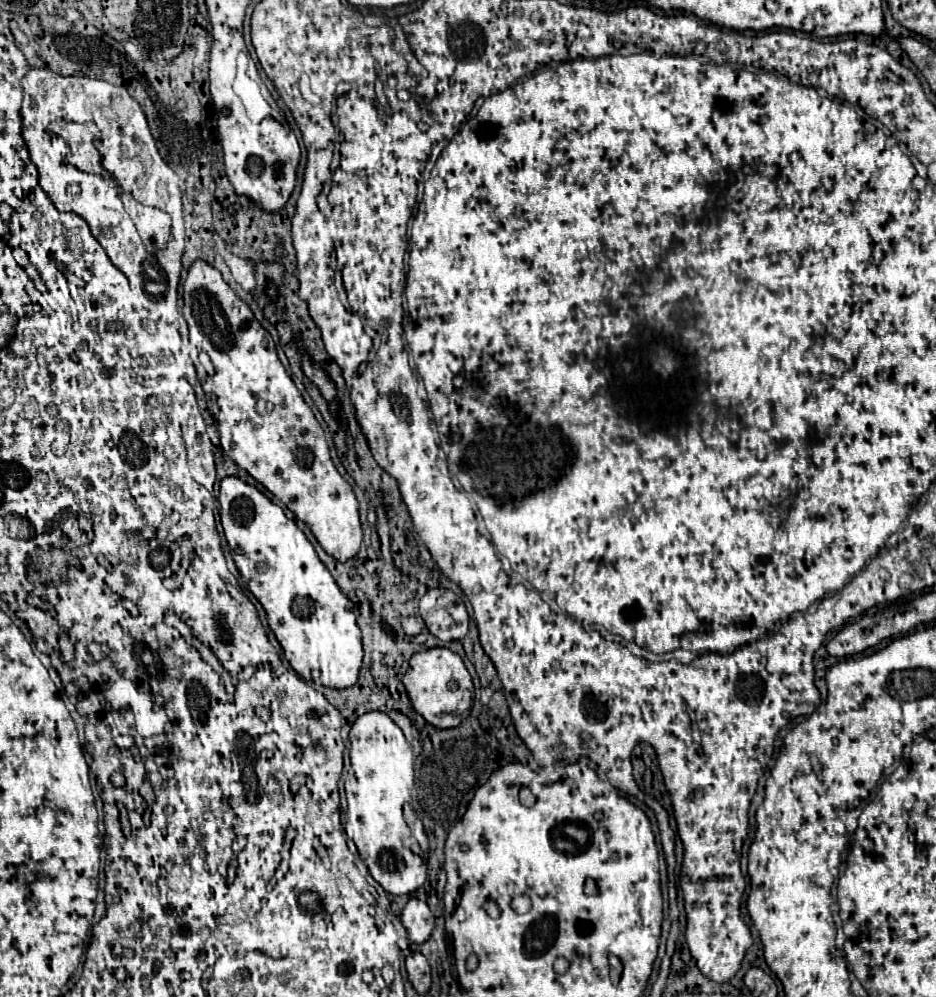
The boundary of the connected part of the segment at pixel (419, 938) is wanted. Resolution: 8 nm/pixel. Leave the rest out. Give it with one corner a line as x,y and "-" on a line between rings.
417,897
409,899
409,903
405,905
405,909
401,913
401,921
407,929
409,941
413,941
413,943
425,943
435,925
435,917
429,911
427,903

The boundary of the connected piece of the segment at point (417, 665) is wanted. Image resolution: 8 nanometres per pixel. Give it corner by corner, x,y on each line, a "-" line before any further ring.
435,647
435,649
415,653
409,661
407,673
403,675
403,685
407,689
413,709
433,727
453,729
467,717
467,713
455,713
455,711
459,701
463,699
463,693
473,689
473,681
457,653
445,647

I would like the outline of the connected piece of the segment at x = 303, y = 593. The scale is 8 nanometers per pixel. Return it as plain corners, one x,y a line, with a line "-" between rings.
225,477
221,481
219,503
227,543
237,543
239,549
233,553
233,561
247,581
249,591
263,605
267,623
281,643
285,659
307,681
311,679
311,671
319,669
323,687
343,689
355,685
363,647
353,603
341,593
309,539
293,519
285,517
279,505
237,477

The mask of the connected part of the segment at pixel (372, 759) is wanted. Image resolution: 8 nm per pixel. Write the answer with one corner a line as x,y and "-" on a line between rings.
371,711
371,713
361,715
361,717
353,723
353,727
351,727
351,731
349,731
349,739
351,739
351,747
349,747
351,769
349,769
349,775
347,775
347,781
345,781
345,793
347,793
347,803
349,803
349,807
347,807
347,823
344,825
347,840
352,840
354,844
357,845
358,854
354,855
358,855
365,861
371,877
373,877
387,893
391,893
391,895
413,893
413,891
417,891
417,889
425,883
425,879
427,879
427,853
429,853
429,843
427,843
427,833
425,833
425,829
423,829
423,823
421,823
417,817
411,817
411,813
409,813
409,815
405,813
405,807
407,807
409,801
411,801
411,792
414,788
413,753
411,753
411,747
409,747
409,743
405,741
403,731
401,731
385,713
379,713
379,711

